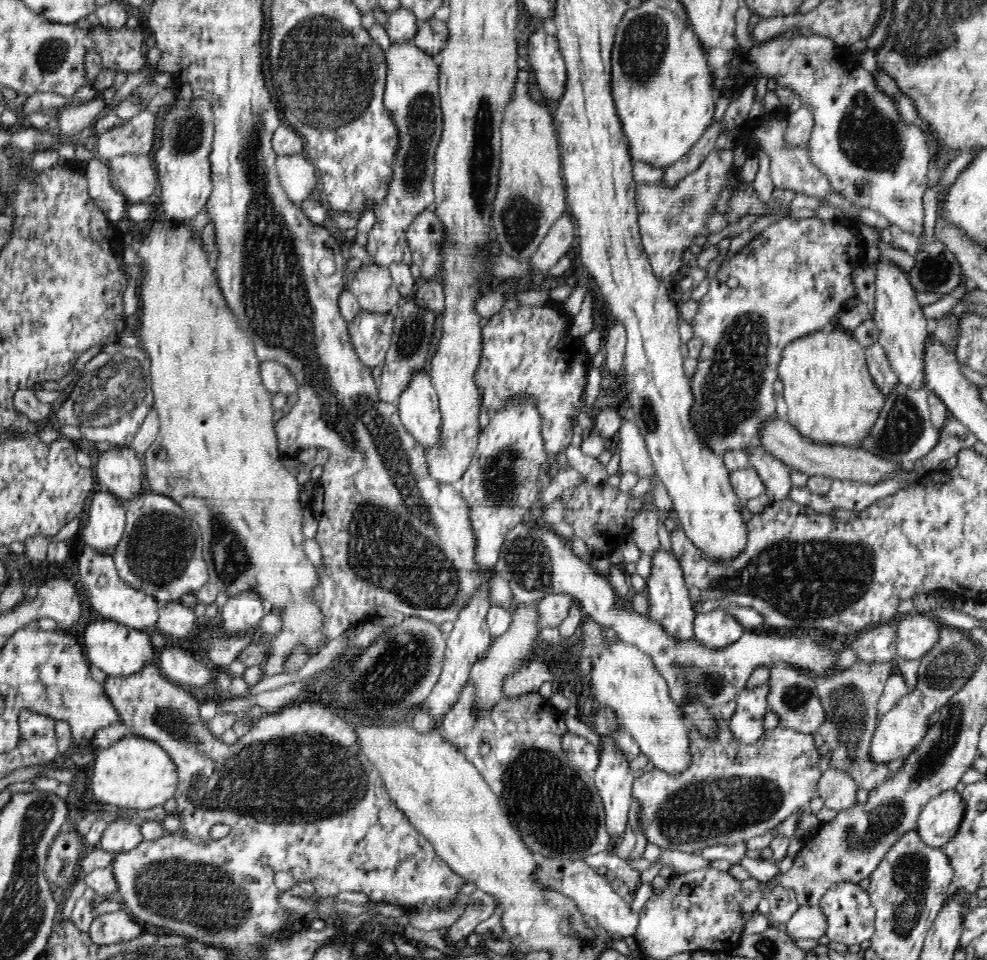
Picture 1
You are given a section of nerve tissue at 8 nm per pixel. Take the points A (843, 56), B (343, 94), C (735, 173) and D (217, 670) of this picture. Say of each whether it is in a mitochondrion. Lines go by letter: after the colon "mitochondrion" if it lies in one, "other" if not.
A: other
B: mitochondrion
C: other
D: other

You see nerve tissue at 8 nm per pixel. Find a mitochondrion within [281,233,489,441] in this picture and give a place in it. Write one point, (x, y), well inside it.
(414, 333)

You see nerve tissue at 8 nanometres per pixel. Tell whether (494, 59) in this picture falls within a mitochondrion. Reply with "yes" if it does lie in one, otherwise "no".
no

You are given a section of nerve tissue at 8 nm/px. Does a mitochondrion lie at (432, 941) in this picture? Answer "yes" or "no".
no

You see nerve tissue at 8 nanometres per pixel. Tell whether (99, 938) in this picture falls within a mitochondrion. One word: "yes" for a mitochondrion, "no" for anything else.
no

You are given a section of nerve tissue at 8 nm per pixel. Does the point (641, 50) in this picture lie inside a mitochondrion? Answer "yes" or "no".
yes

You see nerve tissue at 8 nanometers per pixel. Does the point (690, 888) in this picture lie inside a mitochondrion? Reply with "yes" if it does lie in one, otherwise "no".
no

